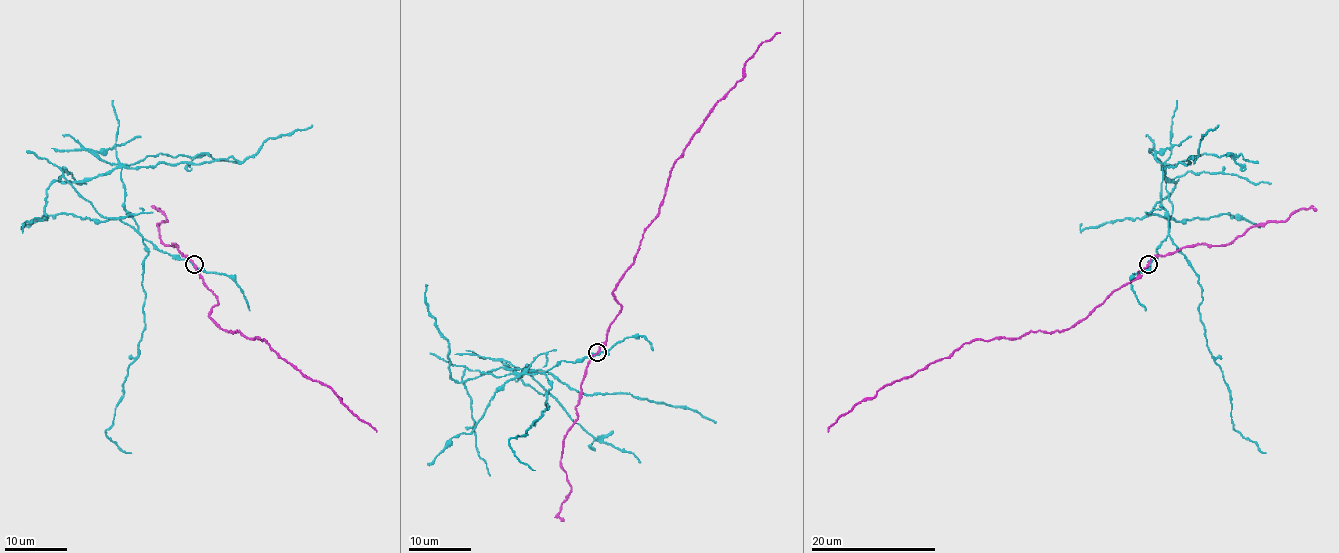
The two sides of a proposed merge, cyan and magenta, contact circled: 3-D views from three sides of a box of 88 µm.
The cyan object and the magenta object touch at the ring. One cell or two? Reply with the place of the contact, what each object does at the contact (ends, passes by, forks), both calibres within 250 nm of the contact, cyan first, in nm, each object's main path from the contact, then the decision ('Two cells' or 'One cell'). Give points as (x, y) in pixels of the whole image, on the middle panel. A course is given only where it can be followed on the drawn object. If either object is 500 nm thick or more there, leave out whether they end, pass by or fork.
Place: (597, 352). At the ring cyan forks. At the ring magenta passes by. Thickness 240 nm (cyan) against 220 nm. Course of cyan: (598, 354), (562, 360), (541, 372), (524, 366), (548, 371), (580, 393), (629, 393), (689, 407), (715, 423). Course of magenta: (598, 352), (621, 308), (613, 291), (659, 211), (673, 164), (742, 78), (745, 64), (779, 33). Two cells

